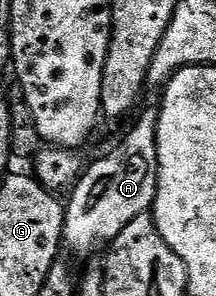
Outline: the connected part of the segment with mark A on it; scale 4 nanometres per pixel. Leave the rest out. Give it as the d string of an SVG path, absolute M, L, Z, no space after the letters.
M152 111L140 119L120 149L88 168L70 190L71 202L65 205L63 239L75 253L91 253L102 245L110 246L133 219L144 216L154 206L159 186L159 114Z

